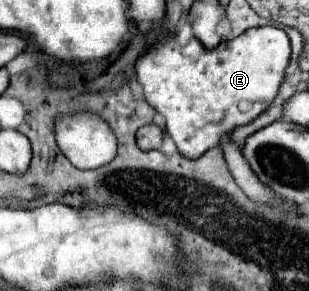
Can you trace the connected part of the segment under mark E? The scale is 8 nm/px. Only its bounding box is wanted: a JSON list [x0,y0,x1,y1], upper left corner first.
[136,27,290,159]

